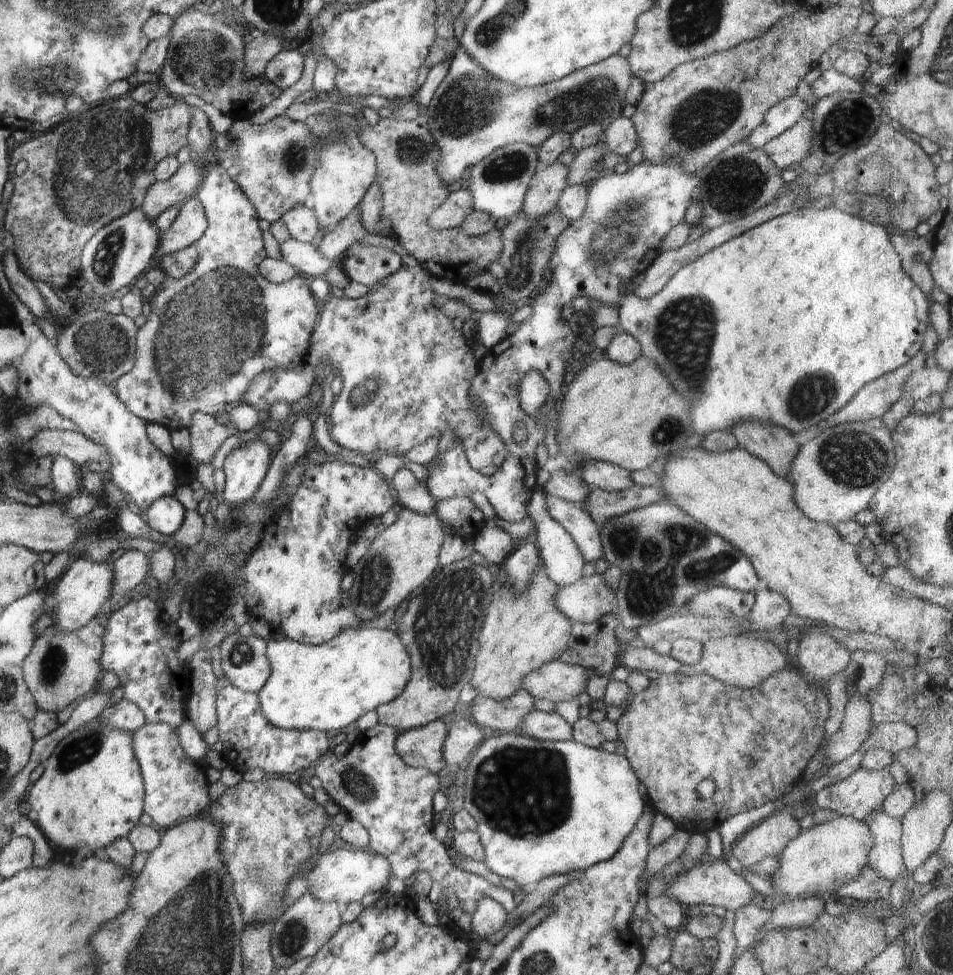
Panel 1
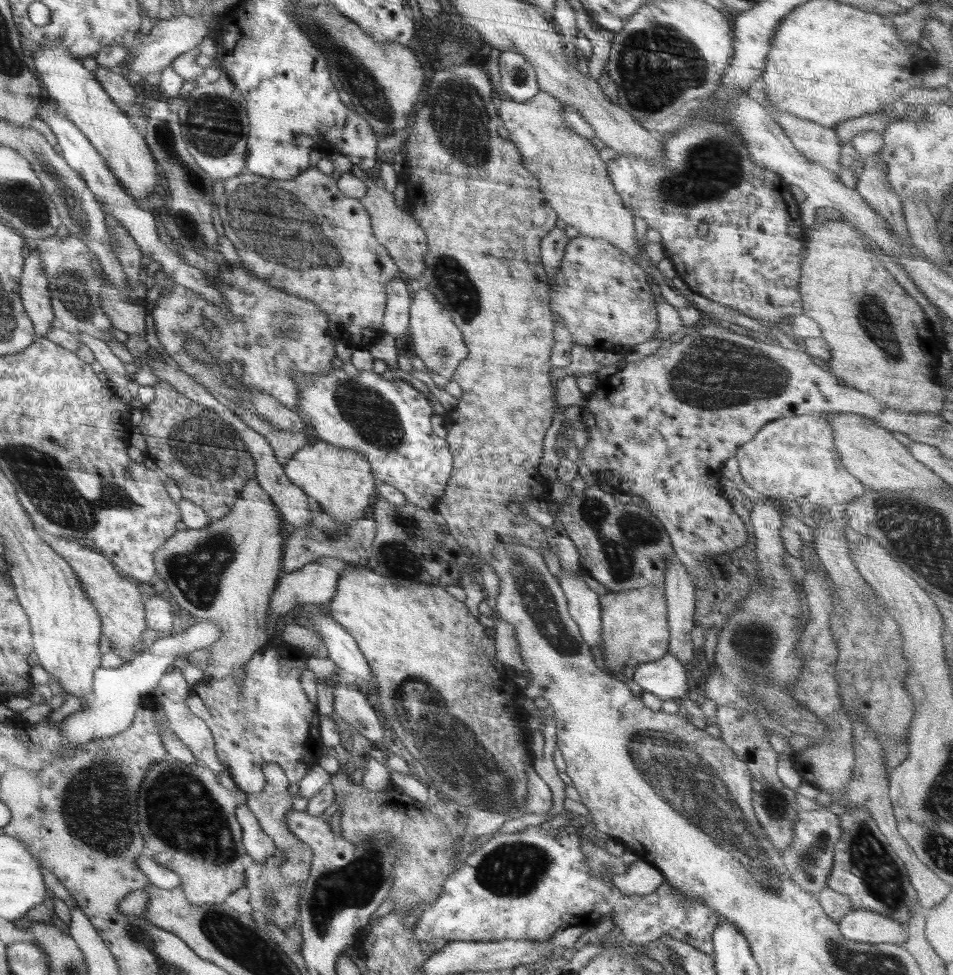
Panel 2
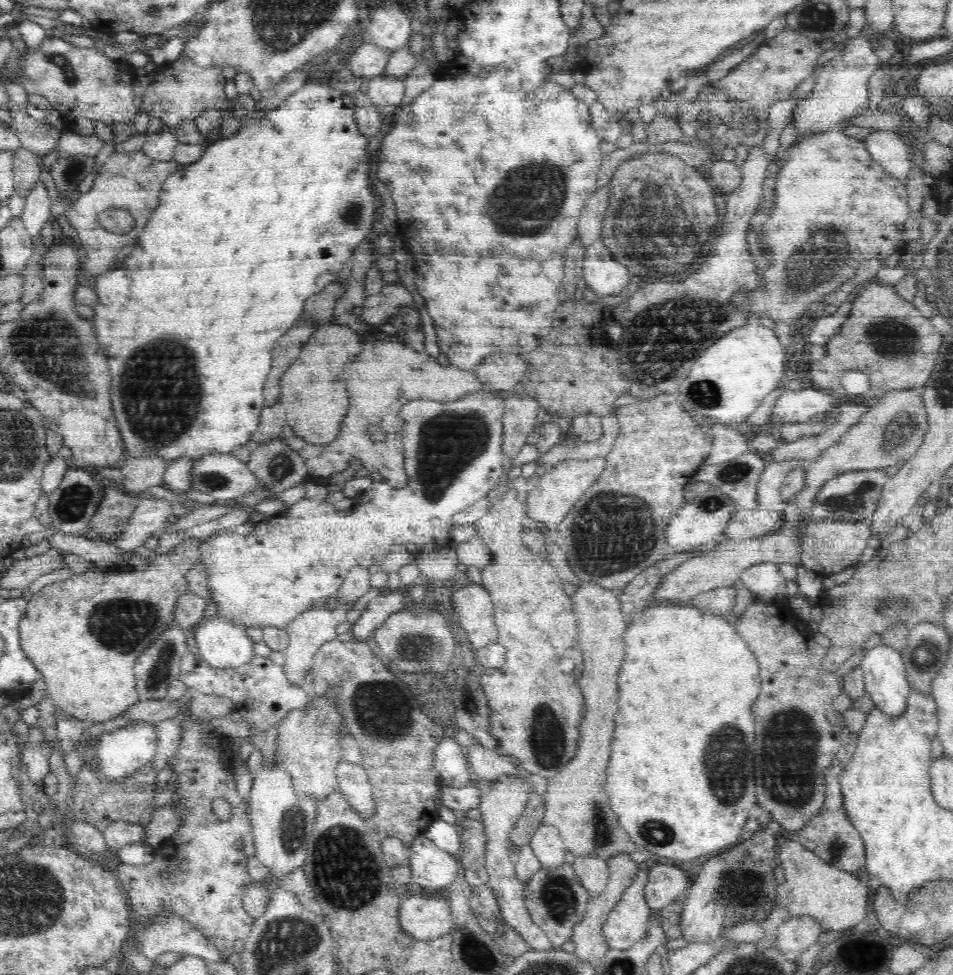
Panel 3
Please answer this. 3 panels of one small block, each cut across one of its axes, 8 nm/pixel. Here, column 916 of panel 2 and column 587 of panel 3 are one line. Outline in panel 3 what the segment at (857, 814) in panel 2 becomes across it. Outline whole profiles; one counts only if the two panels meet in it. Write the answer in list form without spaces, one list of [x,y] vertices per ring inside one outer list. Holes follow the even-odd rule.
[[[564,862],[560,868],[541,868],[532,876],[525,891],[526,908],[534,924],[543,930],[555,948],[561,948],[571,940],[573,926],[581,922],[590,902],[589,893],[585,891],[580,880],[577,880],[572,865]]]

